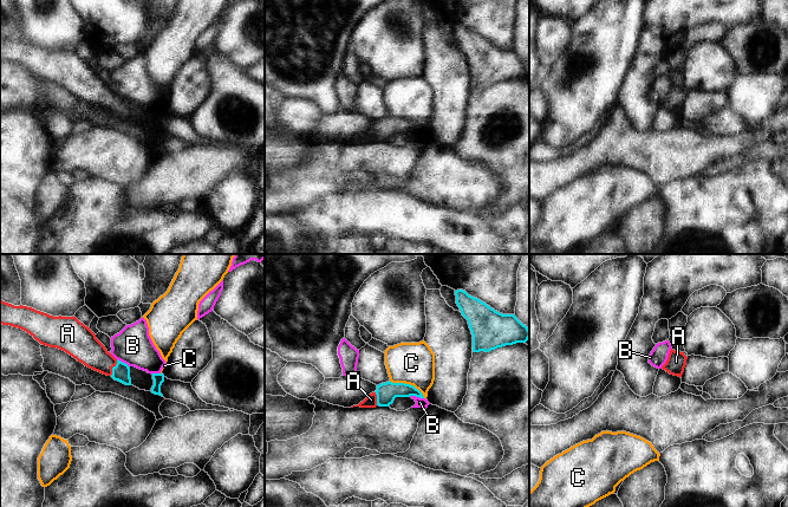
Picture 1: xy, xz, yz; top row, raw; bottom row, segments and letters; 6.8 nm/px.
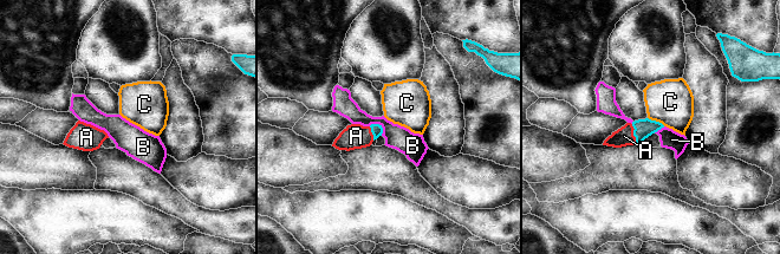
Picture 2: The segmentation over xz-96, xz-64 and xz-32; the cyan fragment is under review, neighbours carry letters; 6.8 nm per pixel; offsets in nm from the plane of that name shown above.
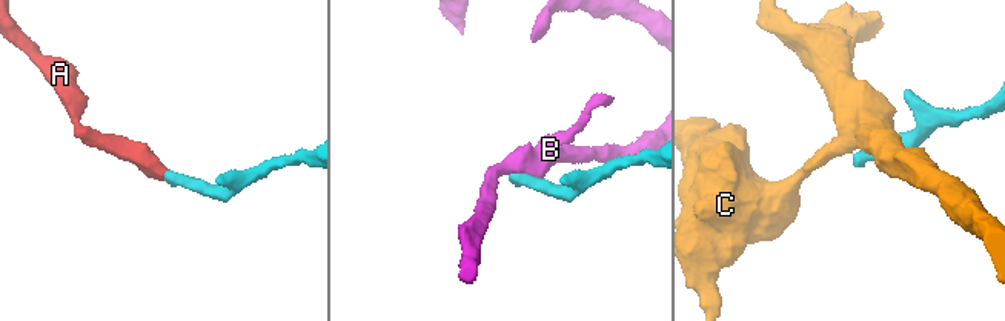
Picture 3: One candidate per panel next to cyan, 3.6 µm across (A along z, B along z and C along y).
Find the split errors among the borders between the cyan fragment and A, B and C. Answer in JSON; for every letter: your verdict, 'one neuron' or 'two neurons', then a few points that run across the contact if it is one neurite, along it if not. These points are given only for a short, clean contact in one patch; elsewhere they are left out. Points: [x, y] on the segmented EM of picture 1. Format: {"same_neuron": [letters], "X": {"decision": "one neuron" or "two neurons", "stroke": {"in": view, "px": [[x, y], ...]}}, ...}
{"same_neuron": ["A"], "A": {"decision": "one neuron", "stroke": {"in": "xy", "px": [[121, 372], [112, 368], [84, 346]]}}, "B": {"decision": "two neurons", "stroke": {"in": "xz", "px": [[409, 396], [423, 398]]}}, "C": {"decision": "two neurons", "stroke": {"in": "xz", "px": [[389, 381], [412, 384], [424, 397]]}}}

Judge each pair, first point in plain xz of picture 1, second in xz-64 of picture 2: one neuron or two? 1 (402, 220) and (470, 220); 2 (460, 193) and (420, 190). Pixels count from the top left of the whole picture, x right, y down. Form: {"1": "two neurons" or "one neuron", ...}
{"1": "two neurons", "2": "two neurons"}

